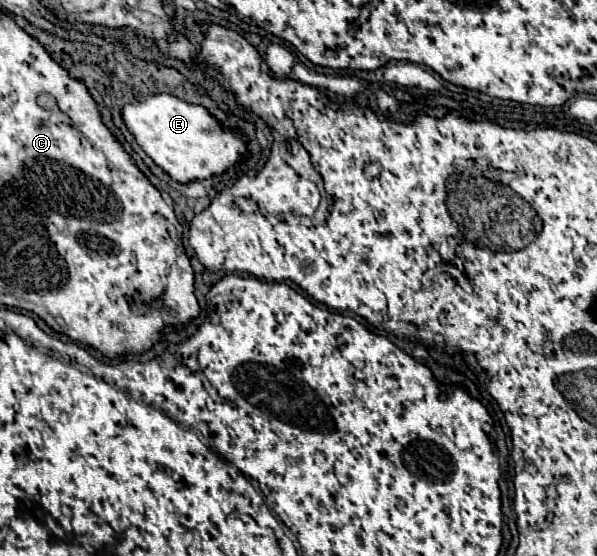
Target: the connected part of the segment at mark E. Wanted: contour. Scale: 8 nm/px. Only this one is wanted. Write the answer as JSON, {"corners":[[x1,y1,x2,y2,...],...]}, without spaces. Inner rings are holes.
{"corners":[[160,93,142,101,132,101,122,107,122,121,142,147,142,151,174,181,190,183,224,173,240,157,244,157,246,143,238,133,220,129,218,121,200,105,190,105,174,95]]}

